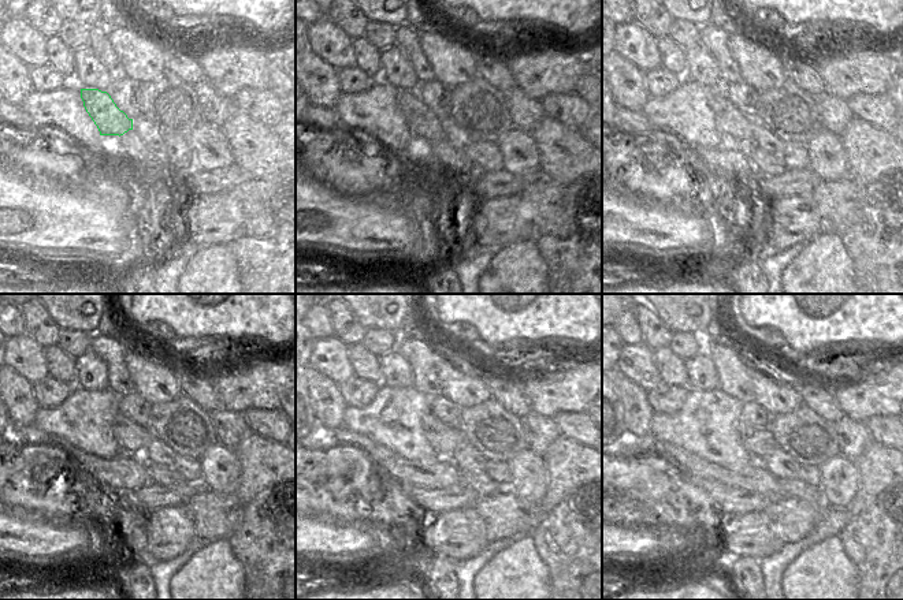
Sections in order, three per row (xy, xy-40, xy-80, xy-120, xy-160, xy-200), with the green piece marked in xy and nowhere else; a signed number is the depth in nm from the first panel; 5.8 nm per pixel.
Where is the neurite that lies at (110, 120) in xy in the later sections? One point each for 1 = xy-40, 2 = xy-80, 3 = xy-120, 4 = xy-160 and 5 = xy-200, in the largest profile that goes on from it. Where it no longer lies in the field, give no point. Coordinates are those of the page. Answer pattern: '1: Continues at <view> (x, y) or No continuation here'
1: Continues at xy-40 (422, 122)
2: Continues at xy-80 (735, 127)
3: Continues at xy-120 (130, 438)
4: Continues at xy-160 (443, 439)
5: Continues at xy-200 (758, 442).

